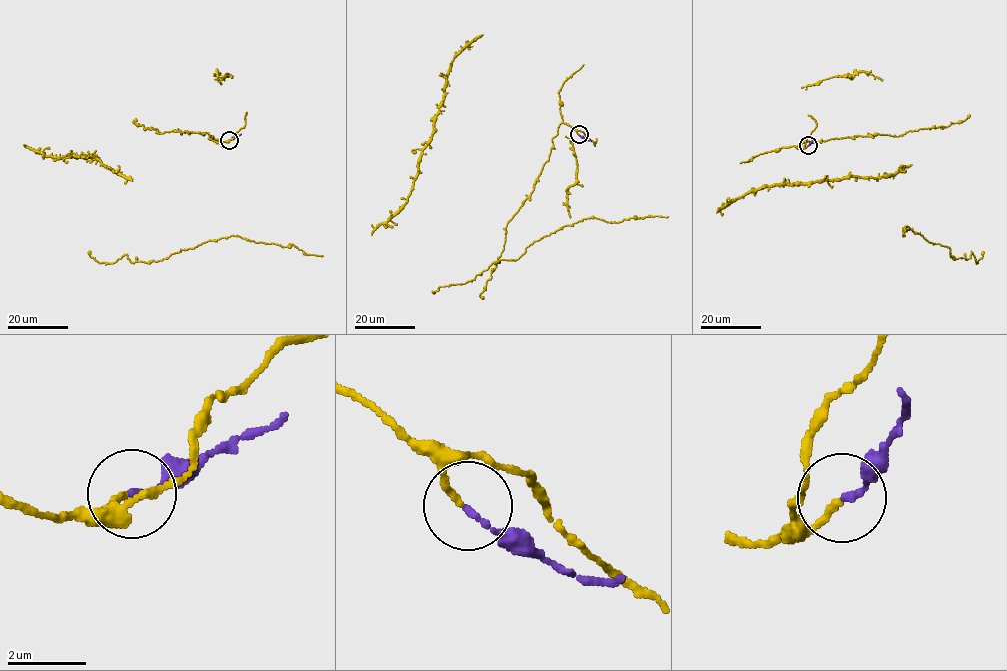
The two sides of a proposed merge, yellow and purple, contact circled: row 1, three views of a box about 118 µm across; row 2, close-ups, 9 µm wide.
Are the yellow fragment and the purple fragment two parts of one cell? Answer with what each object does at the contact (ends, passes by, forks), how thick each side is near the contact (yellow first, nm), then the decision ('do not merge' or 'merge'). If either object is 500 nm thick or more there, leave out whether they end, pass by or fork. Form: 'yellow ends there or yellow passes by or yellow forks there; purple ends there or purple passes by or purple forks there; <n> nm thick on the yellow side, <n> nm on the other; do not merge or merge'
yellow ends there; purple ends there; 160 nm thick on the yellow side, 150 nm on the other; merge

